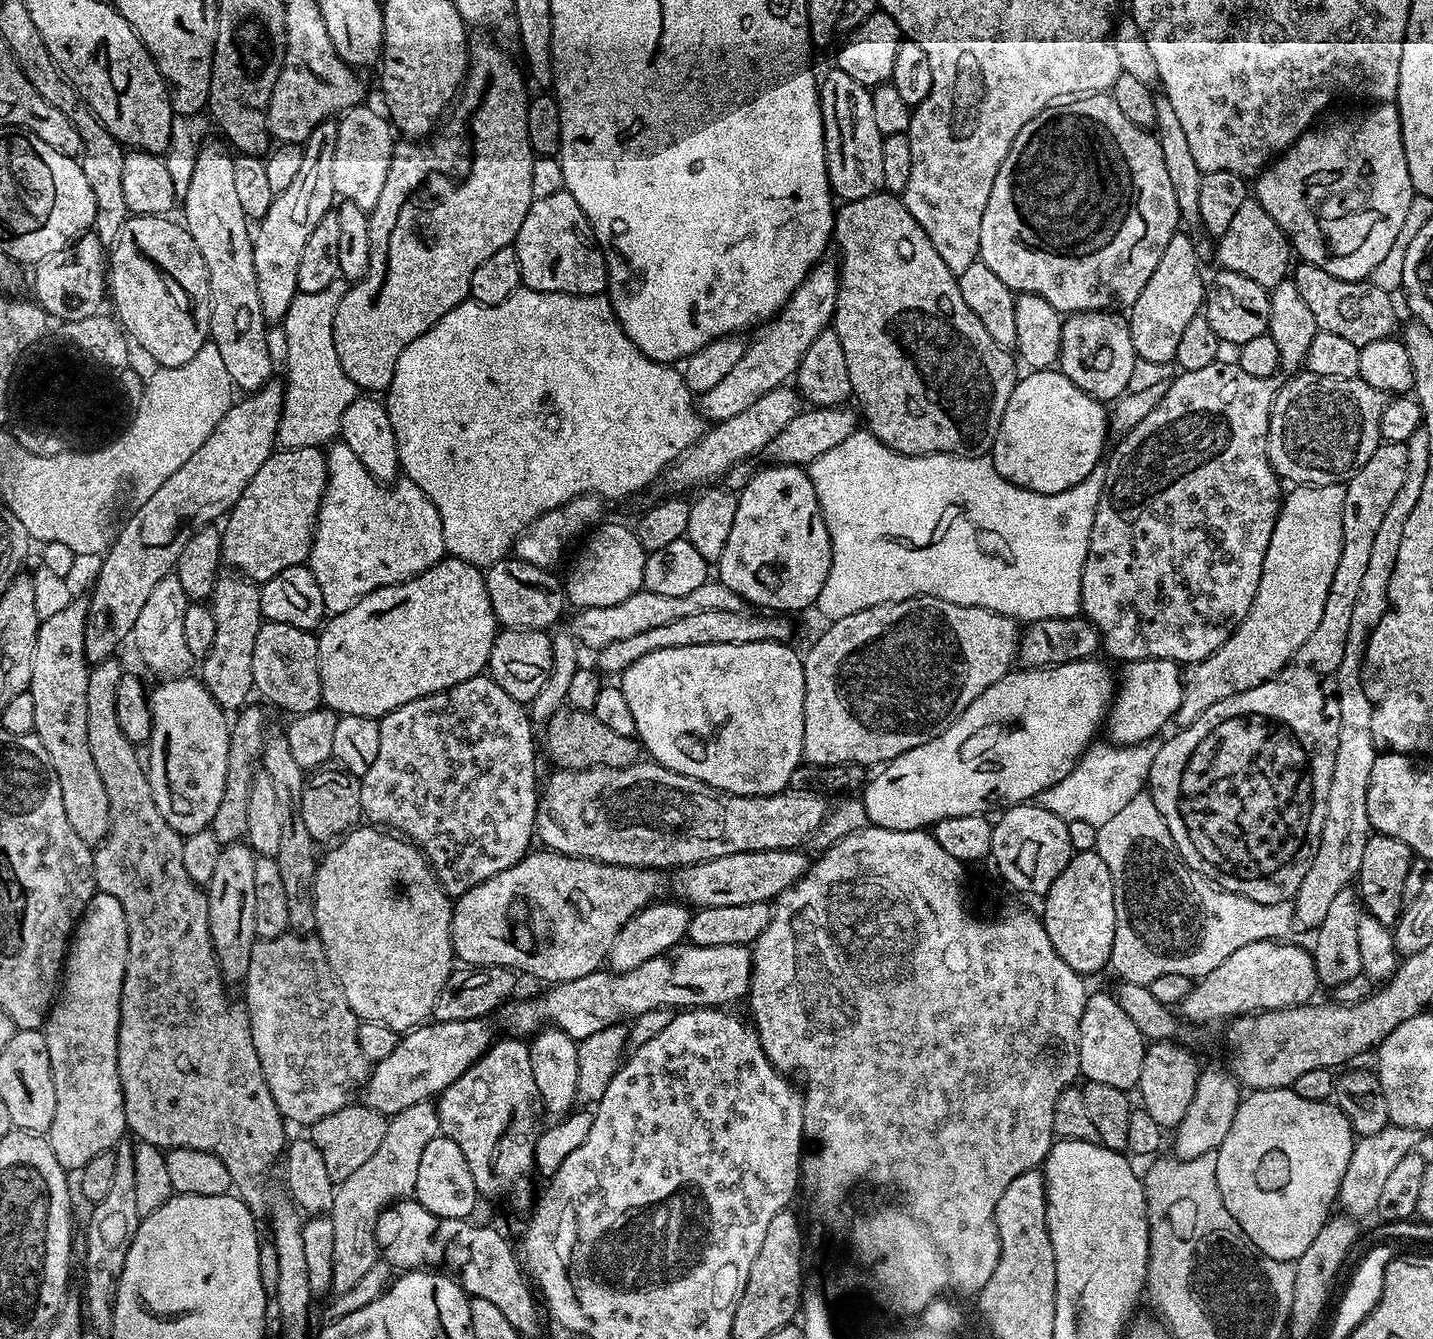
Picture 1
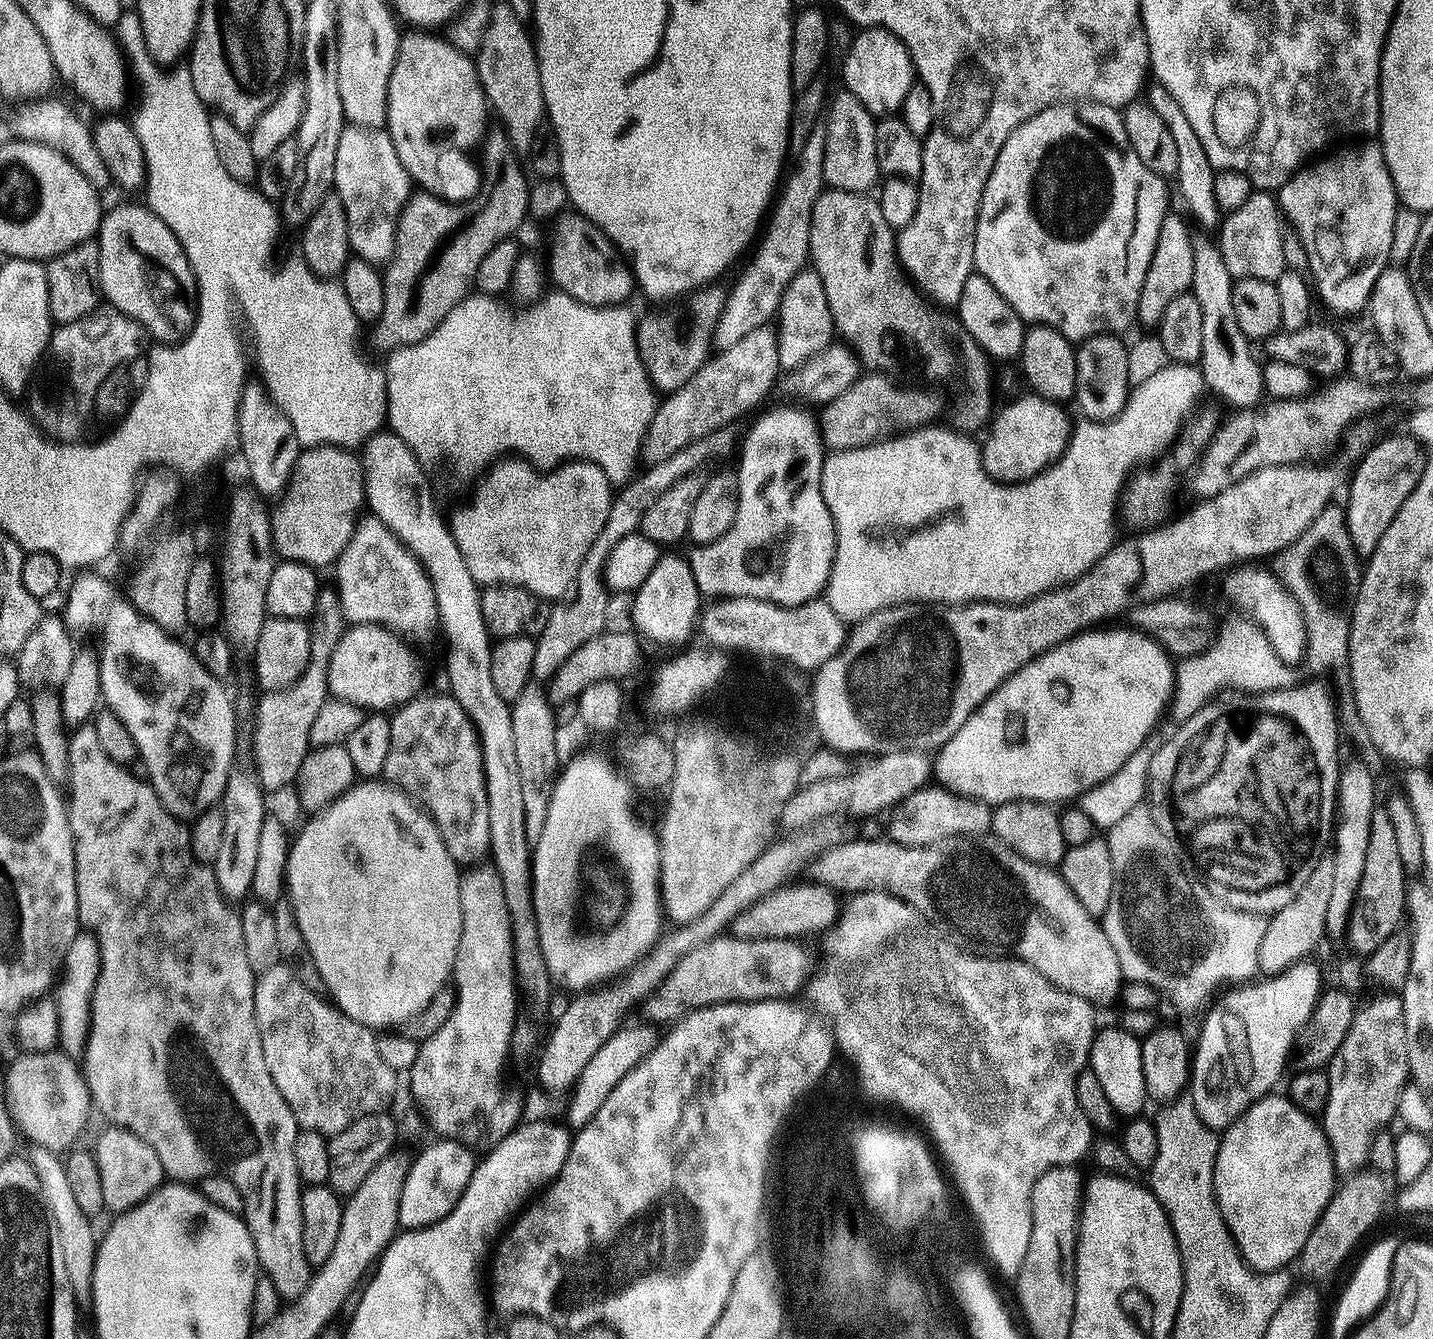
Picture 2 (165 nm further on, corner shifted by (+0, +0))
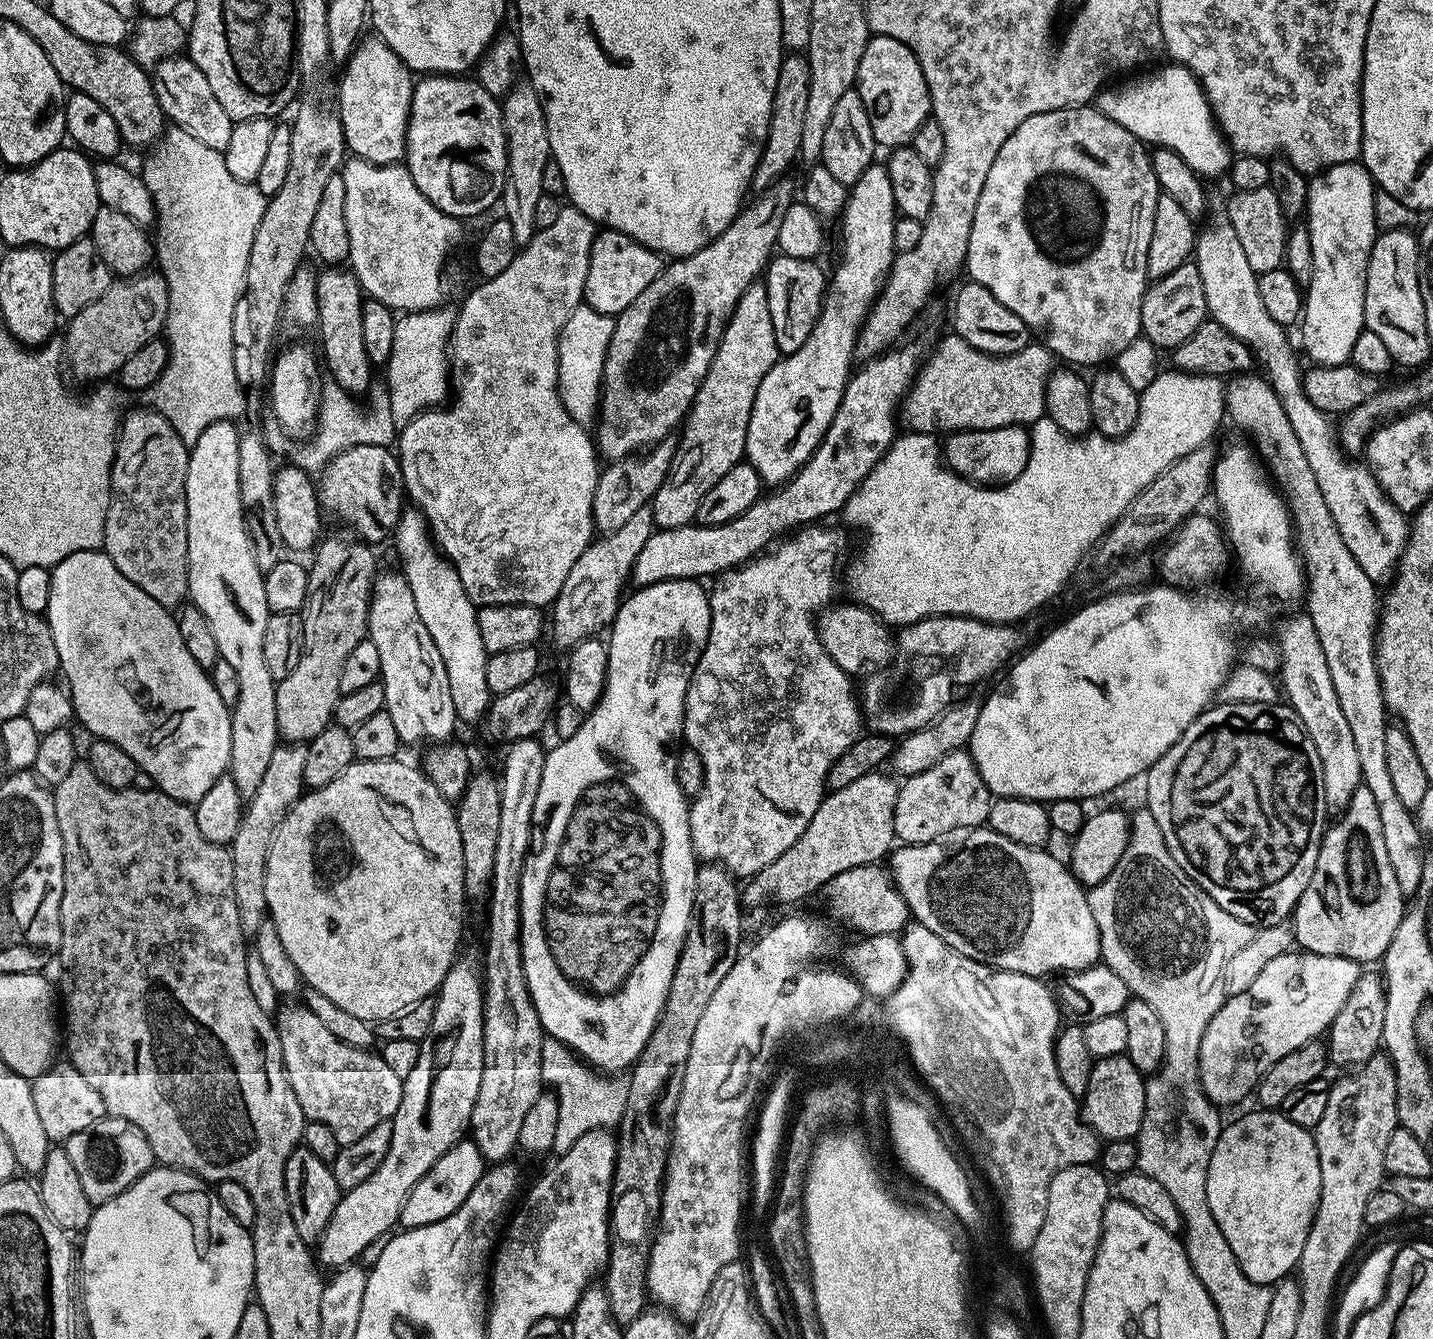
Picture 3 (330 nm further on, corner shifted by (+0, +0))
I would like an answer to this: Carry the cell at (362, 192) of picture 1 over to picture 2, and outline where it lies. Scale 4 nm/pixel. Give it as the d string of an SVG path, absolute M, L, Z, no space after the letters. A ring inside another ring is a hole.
M344 127L342 138L338 138L338 154L334 158L332 182L334 195L342 198L342 206L346 206L349 249L368 264L387 265L392 259L392 251L396 245L396 223L400 212L414 191L413 181L409 180L402 162L398 162L398 150L394 150L394 142L389 138L387 131L378 128Z

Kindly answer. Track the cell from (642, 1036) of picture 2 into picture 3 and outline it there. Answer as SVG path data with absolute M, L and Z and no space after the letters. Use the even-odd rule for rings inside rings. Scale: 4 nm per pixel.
M551 1038L545 1039L542 1046L542 1081L551 1089L558 1102L558 1134L554 1134L553 1153L559 1154L570 1150L570 1146L574 1146L574 1142L578 1142L578 1138L582 1138L584 1134L615 1129L626 1110L627 1079L613 1078L611 1075L593 1070L572 1049Z

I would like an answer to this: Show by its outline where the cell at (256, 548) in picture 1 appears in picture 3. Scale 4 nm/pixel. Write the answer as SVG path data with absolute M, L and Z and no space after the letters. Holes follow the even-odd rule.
M354 446L336 455L325 465L318 491L323 511L339 515L357 537L372 546L377 546L395 533L406 504L400 460L389 447Z

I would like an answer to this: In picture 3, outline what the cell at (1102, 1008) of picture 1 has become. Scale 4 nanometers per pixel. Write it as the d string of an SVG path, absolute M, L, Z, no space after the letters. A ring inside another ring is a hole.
M1127 1054L1096 1060L1090 1070L1090 1086L1086 1086L1086 1094L1082 1097L1084 1123L1091 1126L1104 1142L1139 1136L1146 1106L1145 1083L1145 1077L1136 1069L1134 1062L1130 1062Z

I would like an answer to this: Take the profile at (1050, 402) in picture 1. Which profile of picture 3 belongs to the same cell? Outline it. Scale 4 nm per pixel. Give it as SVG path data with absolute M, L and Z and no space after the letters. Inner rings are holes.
M1011 424L1005 428L994 430L974 430L973 432L953 432L942 444L942 459L961 476L981 486L1003 486L1014 482L1022 470L1026 470L1026 462L1030 454L1030 432L1027 427Z

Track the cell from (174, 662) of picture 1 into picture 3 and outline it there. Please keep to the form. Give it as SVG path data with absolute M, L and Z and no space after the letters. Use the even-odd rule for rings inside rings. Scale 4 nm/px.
M151 407L136 408L132 413L125 415L120 421L120 431L116 438L116 453L114 454L114 462L112 463L112 497L110 498L110 510L106 514L106 530L104 531L103 552L107 554L114 562L114 566L118 566L118 570L122 570L122 574L126 574L126 578L130 578L130 582L134 582L134 586L138 586L142 590L146 590L146 594L150 594L150 598L154 598L154 602L158 602L163 608L176 610L188 600L188 543L186 542L186 470L188 469L188 453L189 445L182 442L182 438L174 430L174 426L166 419L162 413L153 410Z

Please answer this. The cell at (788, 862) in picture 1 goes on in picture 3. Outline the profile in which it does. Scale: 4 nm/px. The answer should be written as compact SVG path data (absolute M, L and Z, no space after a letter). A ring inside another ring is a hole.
M981 826L950 830L925 844L904 844L891 853L891 860L890 875L908 906L911 919L917 924L926 926L926 930L934 930L934 934L938 934L938 938L942 938L942 942L946 942L946 946L950 946L953 952L966 954L966 958L974 958L1002 972L1017 972L1037 978L1047 977L1047 972L1060 972L1059 974L1081 972L1101 959L1098 922L1094 922L1094 914L1090 914L1087 891L1073 876L1067 863L1061 857L1059 860L1058 857L1051 856L1044 848L1027 848L1018 842L1010 842L1010 838L1002 838L1002 834L998 834L992 828Z

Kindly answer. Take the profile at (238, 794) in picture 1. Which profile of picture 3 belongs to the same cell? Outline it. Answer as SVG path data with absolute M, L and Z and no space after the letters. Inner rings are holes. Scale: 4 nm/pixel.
M340 536L321 539L308 568L308 600L304 603L304 657L298 667L276 686L276 721L280 727L280 736L294 744L307 745L309 740L318 738L322 730L333 723L336 715L336 703L342 695L342 666L346 658L368 634L368 607L372 601L372 583L376 581L378 567L376 556L371 547L360 538L343 540Z

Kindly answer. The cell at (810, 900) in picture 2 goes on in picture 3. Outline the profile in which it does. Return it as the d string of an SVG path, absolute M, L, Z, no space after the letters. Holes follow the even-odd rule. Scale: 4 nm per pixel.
M867 864L866 866L854 866L854 870L846 870L838 874L838 878L831 880L823 889L822 896L828 899L828 908L844 924L849 924L854 931L864 936L891 936L903 933L910 920L908 906L902 894L897 890L892 880L889 869L880 864Z

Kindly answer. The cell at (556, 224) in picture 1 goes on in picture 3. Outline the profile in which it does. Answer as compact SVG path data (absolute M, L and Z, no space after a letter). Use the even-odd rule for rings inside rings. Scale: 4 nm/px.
M613 228L597 231L590 250L590 270L586 270L586 286L583 303L613 318L620 315L654 278L658 278L662 267L660 253L642 246L634 238Z

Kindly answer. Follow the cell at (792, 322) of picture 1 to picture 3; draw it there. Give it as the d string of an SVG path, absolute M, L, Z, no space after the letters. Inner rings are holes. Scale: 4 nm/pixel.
M675 439L659 440L643 454L627 456L625 460L611 461L601 471L598 486L594 490L592 523L595 531L607 534L618 530L636 511L649 507L652 495L662 486L662 482L672 470L678 456L678 444Z

